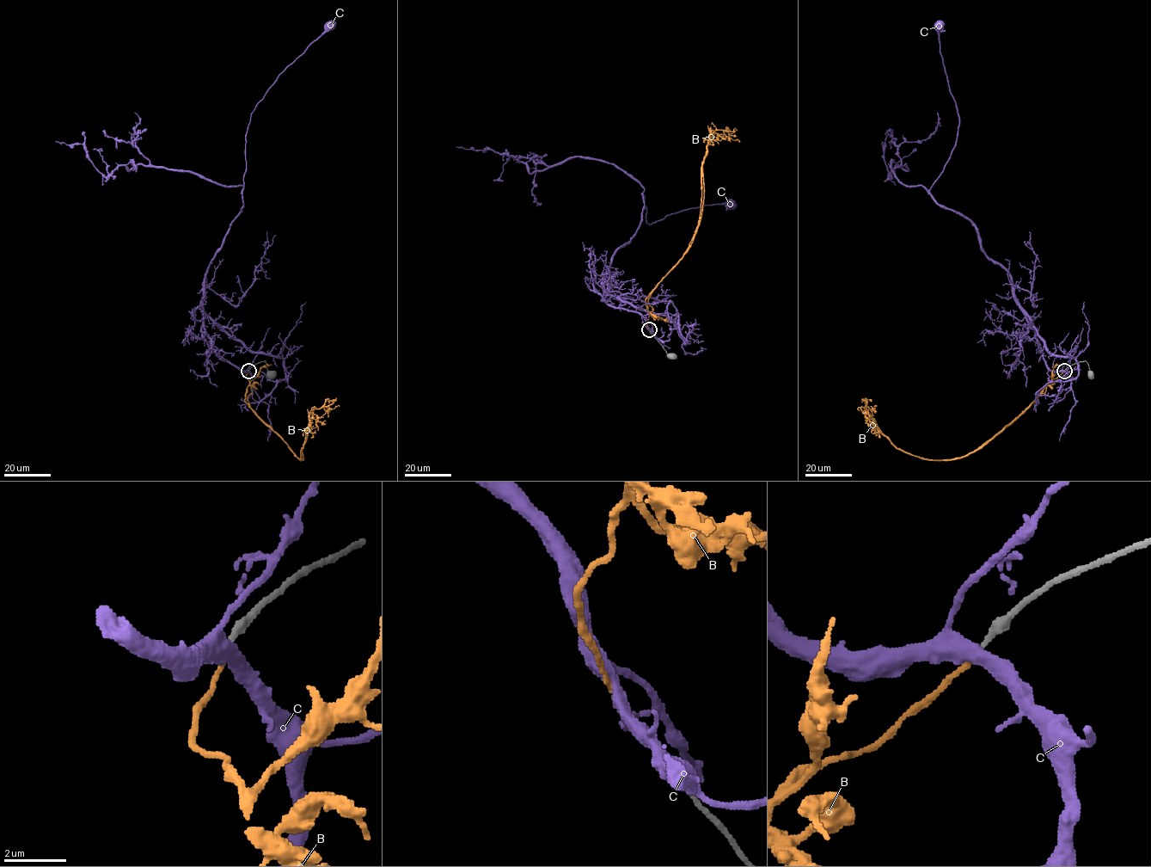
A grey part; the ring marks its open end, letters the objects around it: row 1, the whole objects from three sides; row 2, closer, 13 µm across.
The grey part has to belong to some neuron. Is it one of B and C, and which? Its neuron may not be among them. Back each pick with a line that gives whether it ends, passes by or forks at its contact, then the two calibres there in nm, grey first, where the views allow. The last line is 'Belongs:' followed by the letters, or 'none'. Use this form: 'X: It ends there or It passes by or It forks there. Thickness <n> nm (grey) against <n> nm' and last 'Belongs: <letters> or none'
B: It ends there. Thickness 240 nm (grey) against 130 nm
Belongs: B

